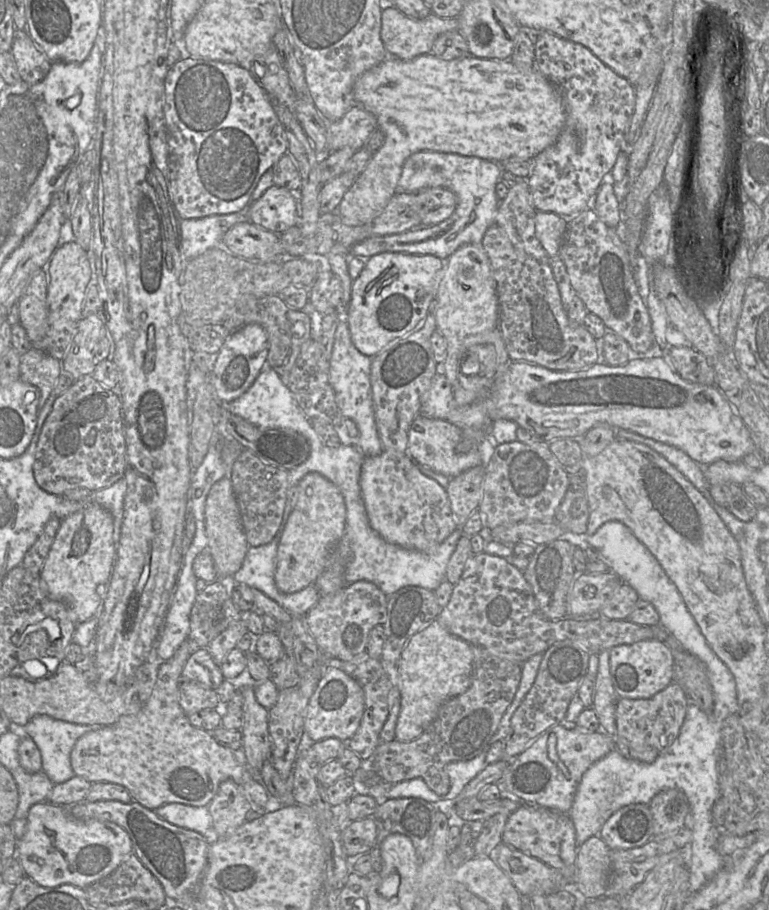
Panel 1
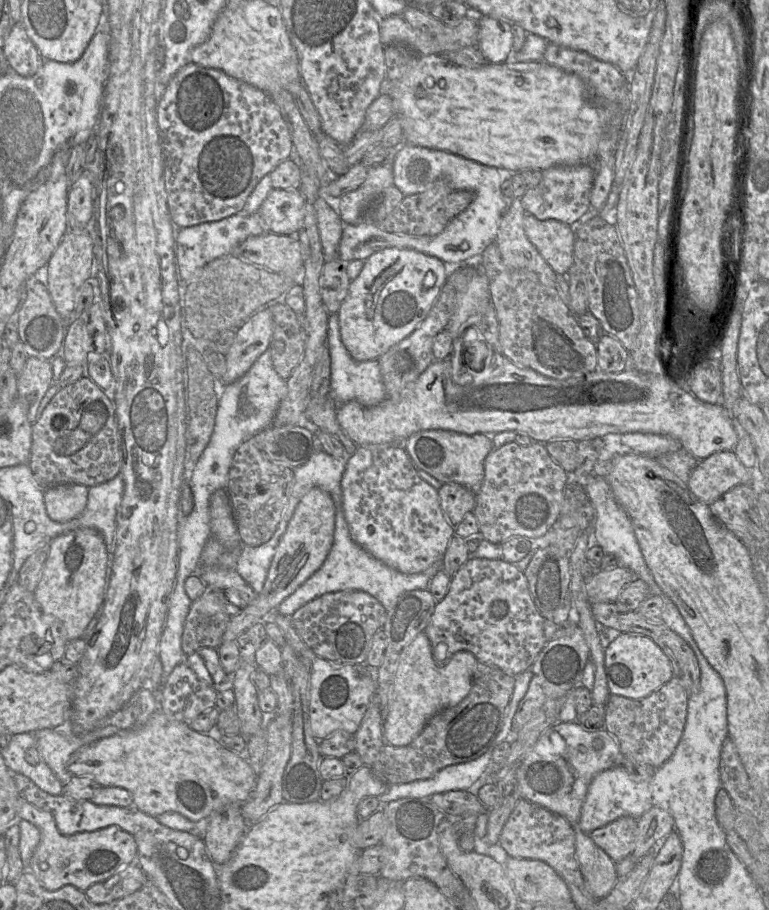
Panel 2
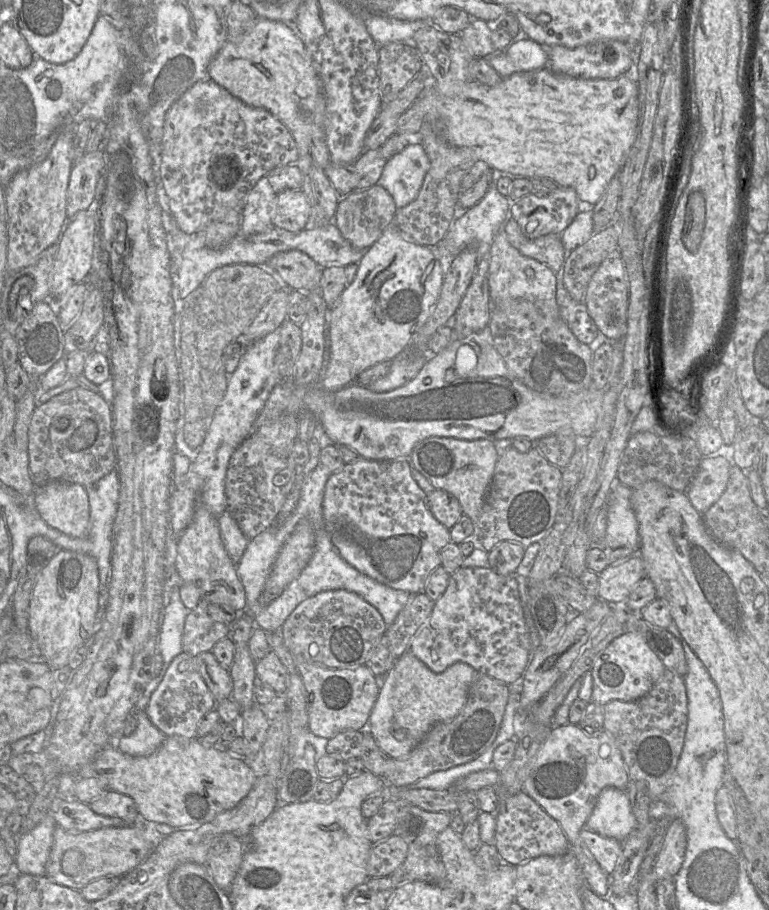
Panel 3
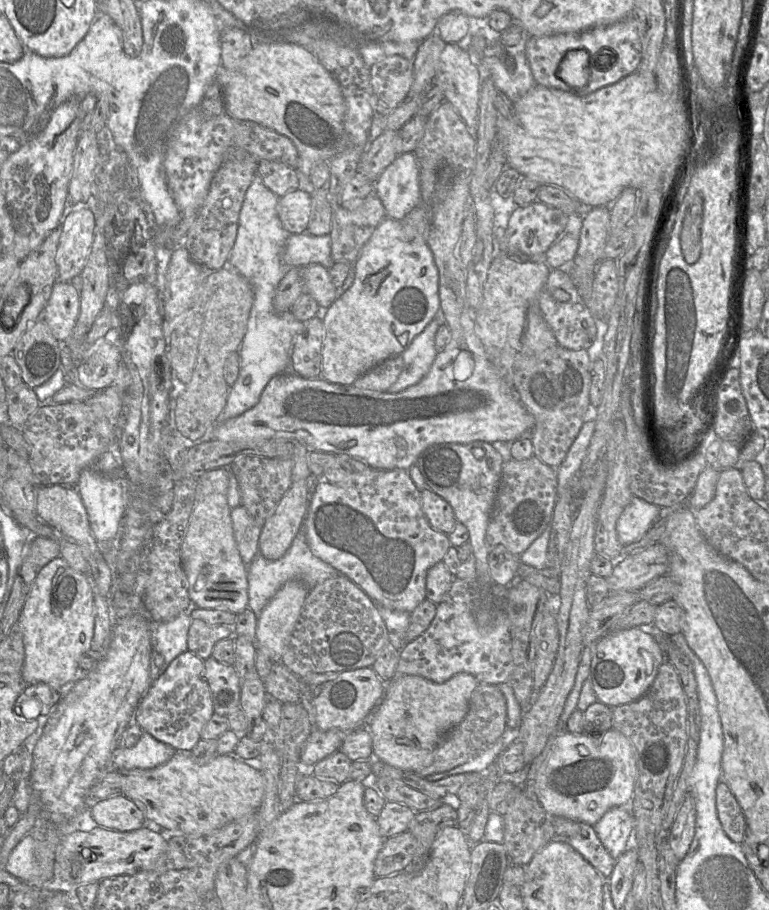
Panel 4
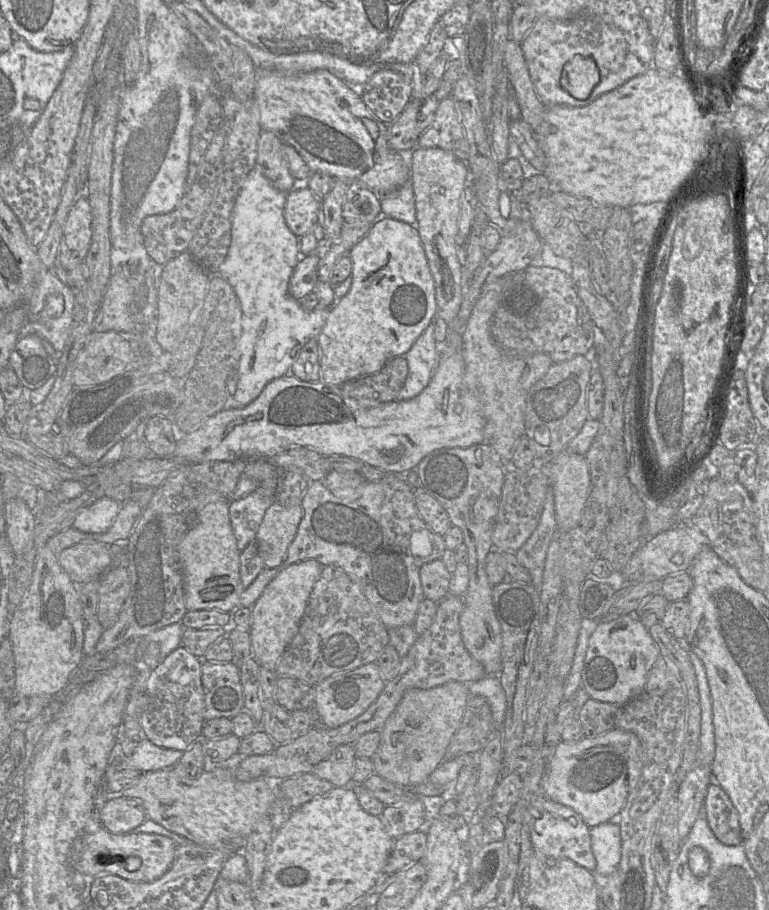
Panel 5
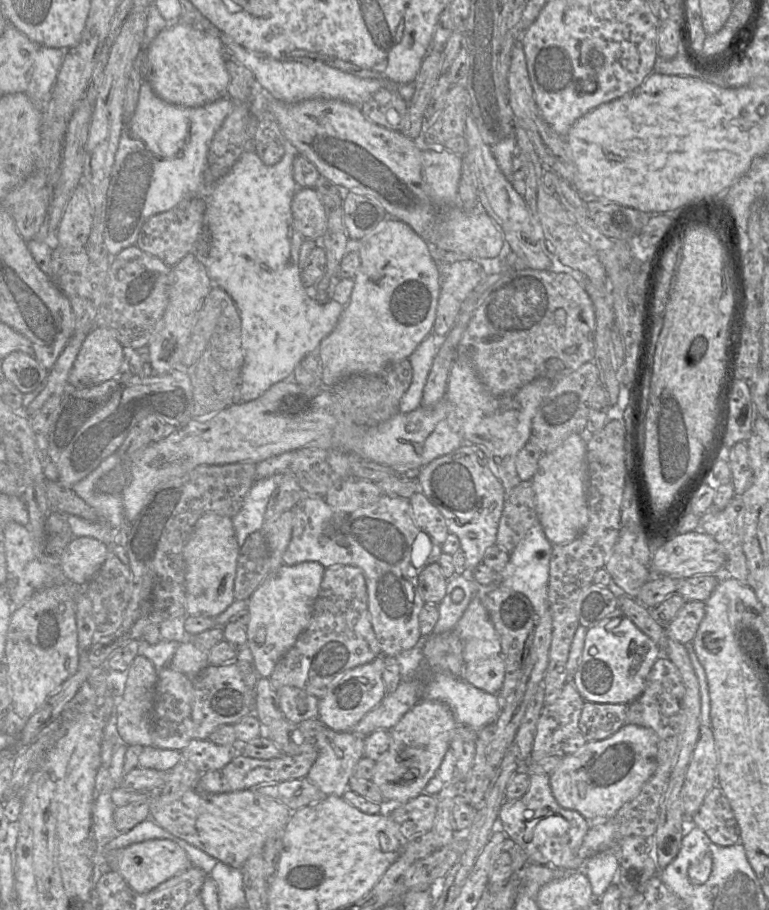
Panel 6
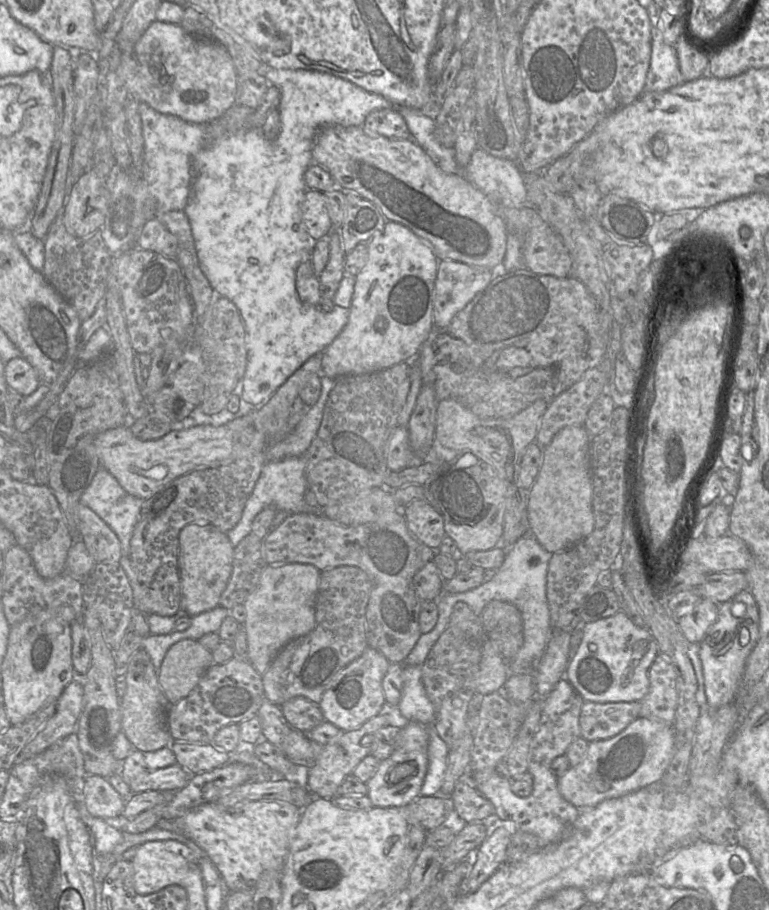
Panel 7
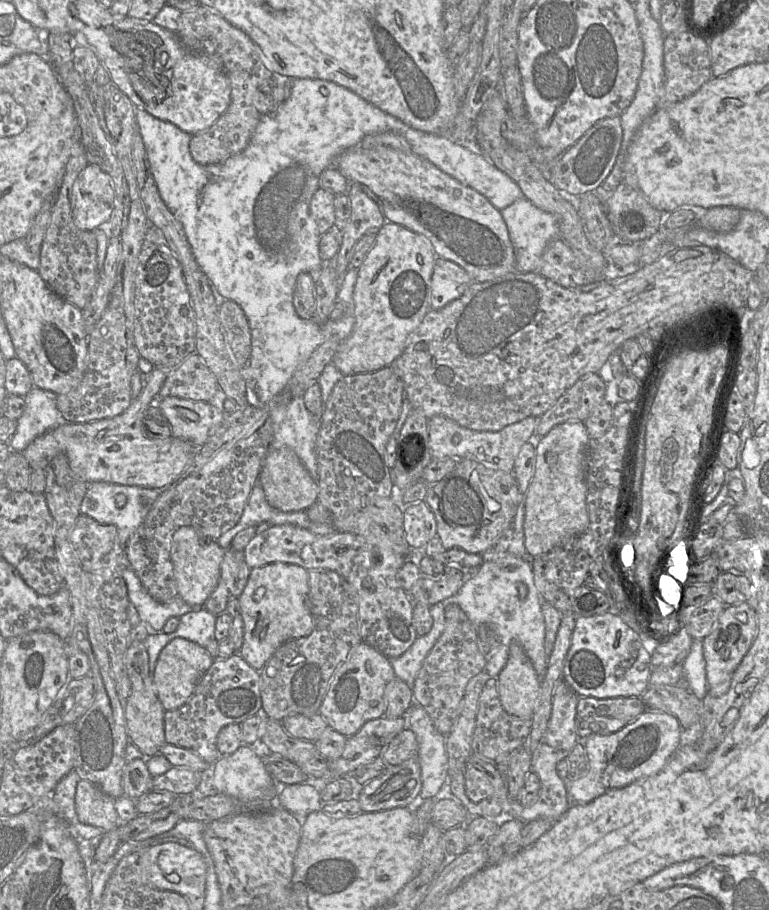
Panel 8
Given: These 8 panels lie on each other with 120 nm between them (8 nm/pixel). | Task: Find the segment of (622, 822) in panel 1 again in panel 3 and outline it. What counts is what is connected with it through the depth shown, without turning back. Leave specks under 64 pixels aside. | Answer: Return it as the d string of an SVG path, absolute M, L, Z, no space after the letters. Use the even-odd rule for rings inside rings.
M586 827L581 830L580 839L593 854L604 872L610 876L621 854L623 842L604 837Z

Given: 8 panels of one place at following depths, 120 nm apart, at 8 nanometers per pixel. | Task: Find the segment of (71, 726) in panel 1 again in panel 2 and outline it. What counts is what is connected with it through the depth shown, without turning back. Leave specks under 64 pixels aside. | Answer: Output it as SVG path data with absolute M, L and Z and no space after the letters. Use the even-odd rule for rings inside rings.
M112 725L79 735L61 734L55 729L41 729L35 732L36 748L41 760L65 785L73 776L67 770L67 763L71 755L81 747L90 745L98 739L115 735L119 731L119 728Z

